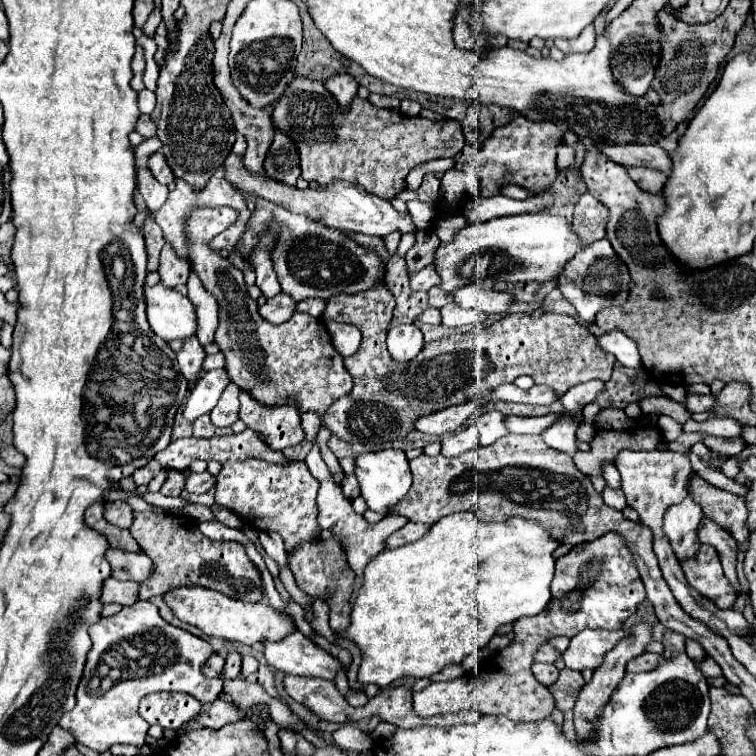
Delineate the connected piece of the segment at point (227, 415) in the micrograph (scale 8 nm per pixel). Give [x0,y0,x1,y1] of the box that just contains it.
[209,384,239,428]

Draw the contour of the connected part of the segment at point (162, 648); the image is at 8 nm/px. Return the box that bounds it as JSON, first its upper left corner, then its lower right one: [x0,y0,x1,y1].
[59,602,221,752]

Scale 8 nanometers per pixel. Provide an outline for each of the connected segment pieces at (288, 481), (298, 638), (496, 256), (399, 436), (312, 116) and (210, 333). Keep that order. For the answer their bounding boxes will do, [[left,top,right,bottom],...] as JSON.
[[215,460,317,552],[263,630,339,680],[433,212,579,292],[321,284,615,446],[273,78,465,200],[187,274,219,346]]

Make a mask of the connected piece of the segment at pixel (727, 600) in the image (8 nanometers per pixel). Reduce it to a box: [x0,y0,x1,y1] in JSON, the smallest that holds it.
[683,544,737,608]

